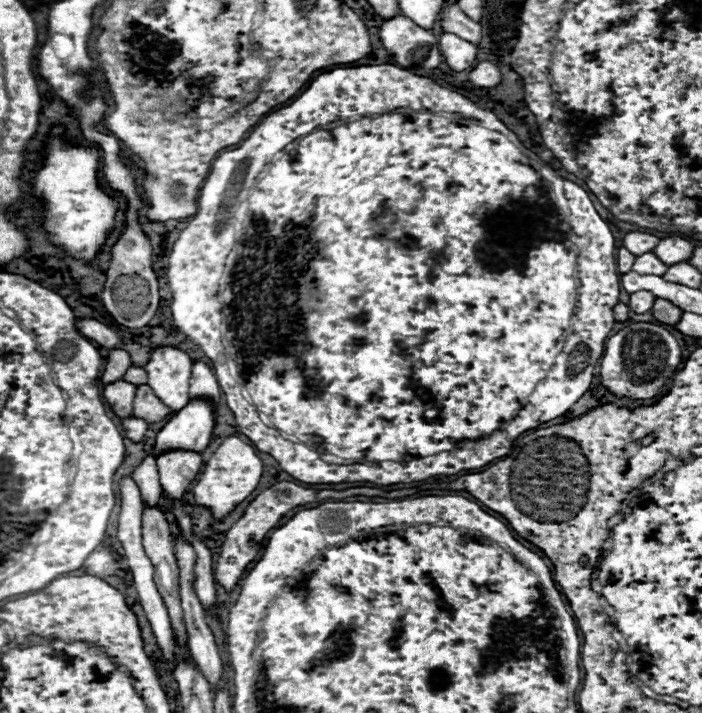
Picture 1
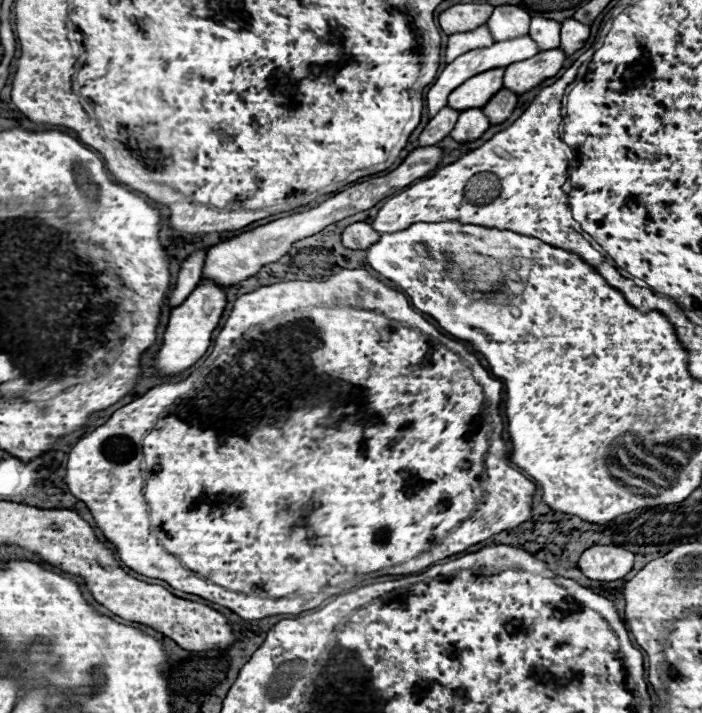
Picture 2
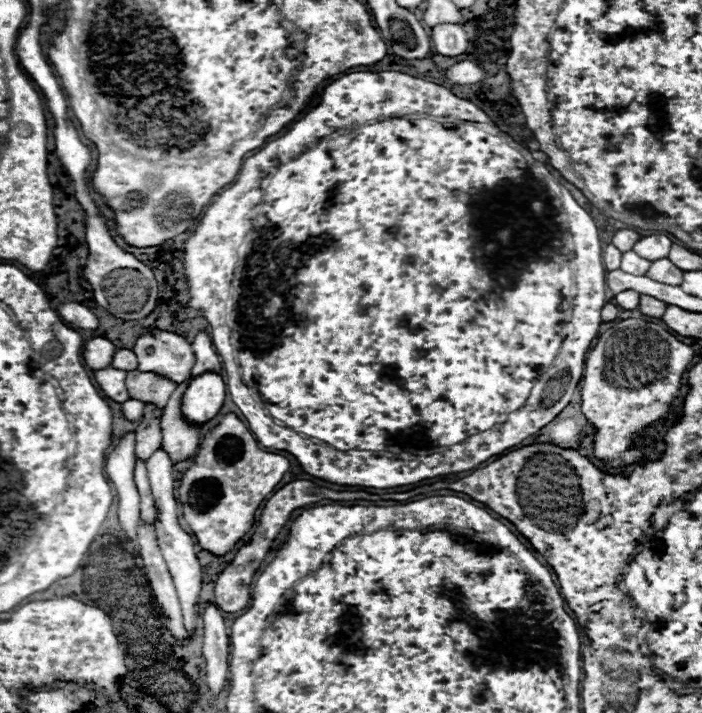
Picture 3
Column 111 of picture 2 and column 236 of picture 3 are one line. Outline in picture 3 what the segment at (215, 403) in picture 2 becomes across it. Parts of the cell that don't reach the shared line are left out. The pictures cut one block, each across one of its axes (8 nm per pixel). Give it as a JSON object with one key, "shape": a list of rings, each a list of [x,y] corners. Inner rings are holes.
{"shape":[[[226,414],[222,418],[222,422],[202,438],[198,454],[194,456],[192,466],[186,470],[182,484],[178,488],[182,514],[188,520],[188,524],[192,526],[198,546],[212,554],[226,554],[252,528],[254,512],[258,510],[260,502],[270,496],[270,492],[282,480],[282,476],[288,472],[288,468],[290,468],[288,458],[260,450],[258,440],[248,430],[248,426],[244,422],[240,422],[234,414]]]}

